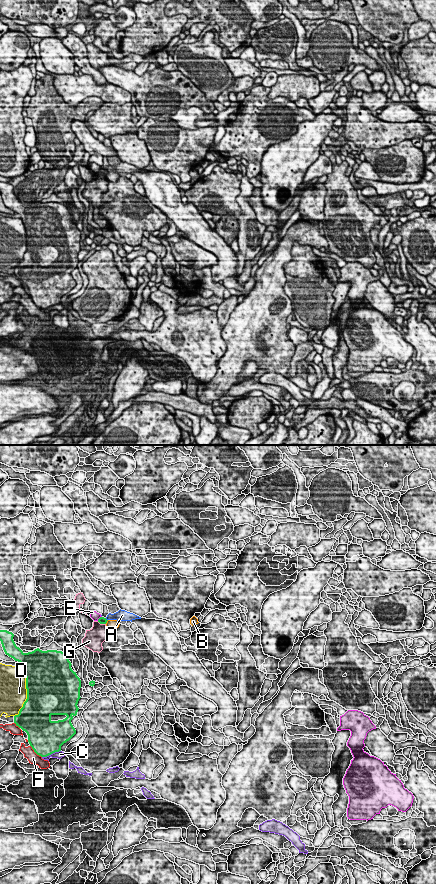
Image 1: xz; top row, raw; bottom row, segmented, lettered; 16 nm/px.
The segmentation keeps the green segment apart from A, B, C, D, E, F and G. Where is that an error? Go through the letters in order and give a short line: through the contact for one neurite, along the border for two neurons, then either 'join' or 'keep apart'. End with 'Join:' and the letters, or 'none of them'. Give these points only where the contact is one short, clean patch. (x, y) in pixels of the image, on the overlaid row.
A: line xz (105, 618), (107, 620); keep apart
B: line xz (108, 620), (105, 623); keep apart
C: keep apart
D: keep apart
E: line xz (101, 616), (97, 620); keep apart
F: keep apart
G: line xz (97, 621), (105, 624); keep apart
Join: none of them

